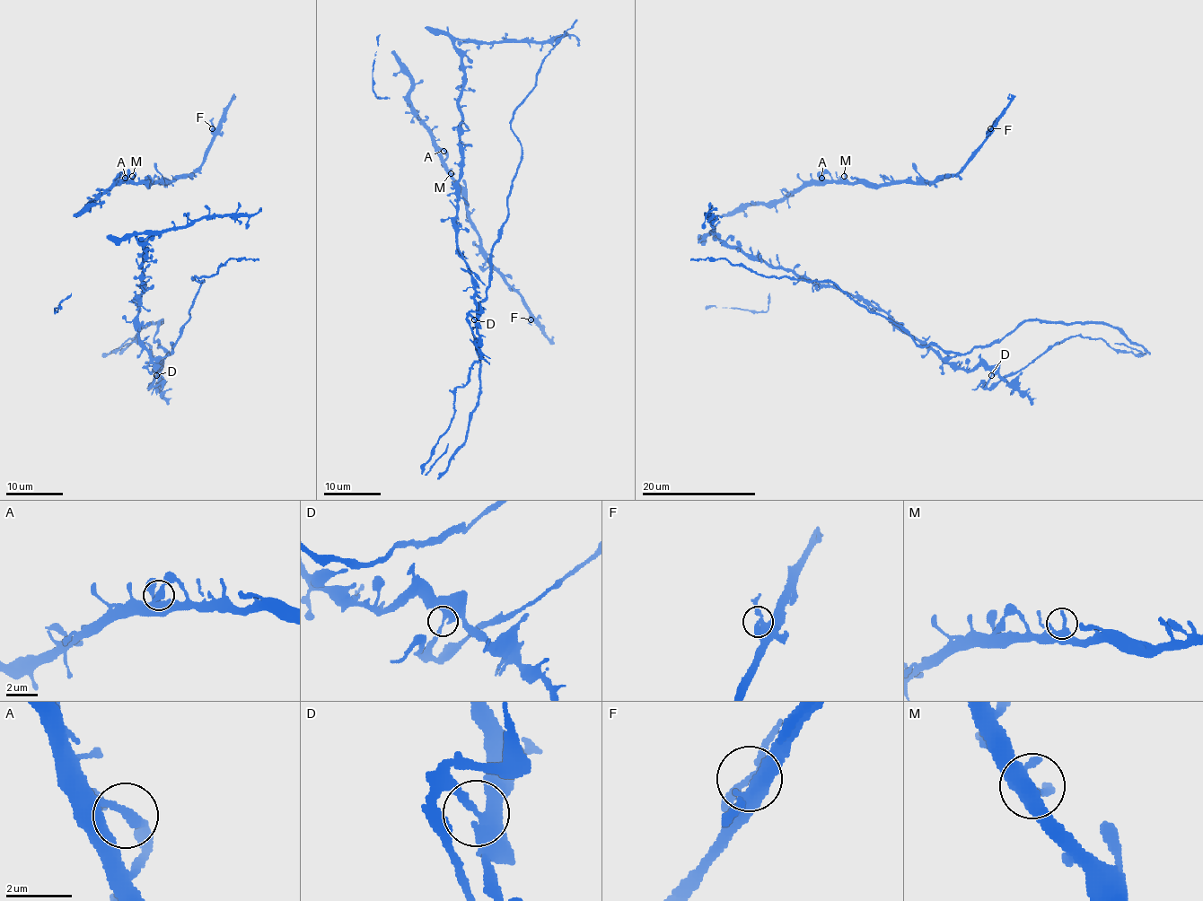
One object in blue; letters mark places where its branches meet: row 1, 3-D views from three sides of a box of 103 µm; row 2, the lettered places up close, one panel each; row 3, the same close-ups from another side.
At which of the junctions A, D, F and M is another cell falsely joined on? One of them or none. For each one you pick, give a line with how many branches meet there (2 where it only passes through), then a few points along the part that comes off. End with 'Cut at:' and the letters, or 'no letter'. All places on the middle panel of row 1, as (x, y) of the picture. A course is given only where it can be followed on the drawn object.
D: 2 | (475, 319), (480, 358), (426, 473), (462, 446), (479, 396), (472, 331), (522, 157), (510, 119), (577, 20)
Cut at: D

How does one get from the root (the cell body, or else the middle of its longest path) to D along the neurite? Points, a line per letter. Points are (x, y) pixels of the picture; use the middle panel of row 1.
D: (459, 110), (461, 180), (458, 183), (456, 242), (473, 276), (478, 310), (478, 318), (475, 319)

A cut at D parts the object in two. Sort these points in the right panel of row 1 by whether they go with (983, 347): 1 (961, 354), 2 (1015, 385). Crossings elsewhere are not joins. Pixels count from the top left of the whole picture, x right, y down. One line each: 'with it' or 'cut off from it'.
1: with it
2: cut off from it

